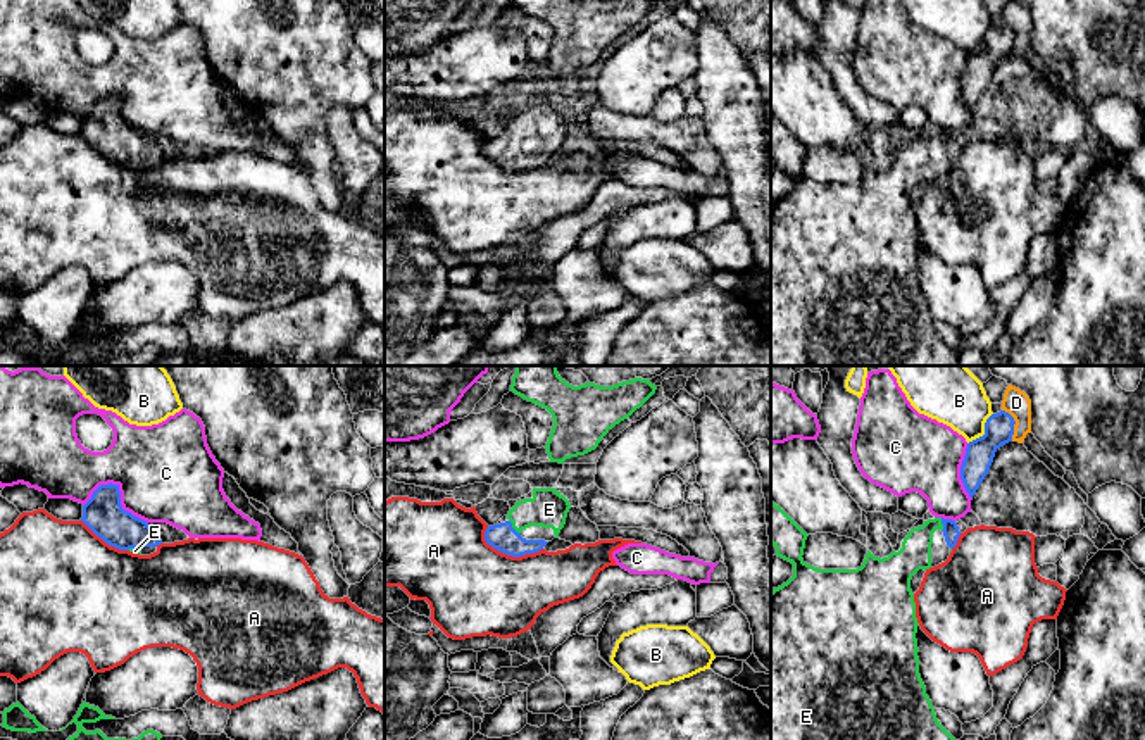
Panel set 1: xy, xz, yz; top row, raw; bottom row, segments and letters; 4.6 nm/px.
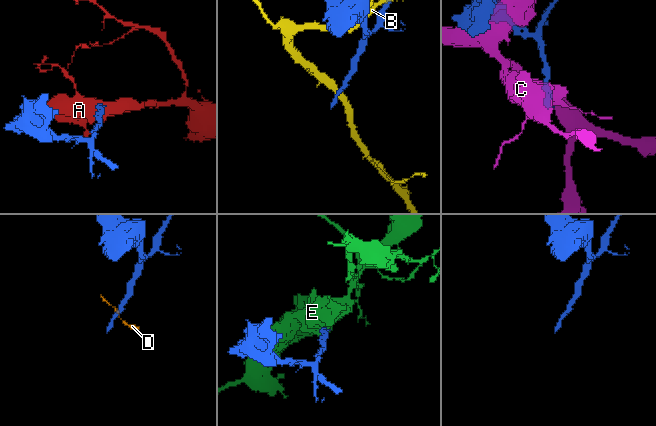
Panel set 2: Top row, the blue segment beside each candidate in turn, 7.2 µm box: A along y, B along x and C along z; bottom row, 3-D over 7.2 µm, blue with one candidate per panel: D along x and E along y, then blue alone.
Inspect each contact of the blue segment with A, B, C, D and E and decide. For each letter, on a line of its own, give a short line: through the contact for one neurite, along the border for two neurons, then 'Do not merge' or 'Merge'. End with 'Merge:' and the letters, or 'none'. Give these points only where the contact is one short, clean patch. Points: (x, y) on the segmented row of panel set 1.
A: Line: xz (483, 532), (488, 544), (513, 556), (542, 549). Do not merge
B: Do not merge
C: Do not merge
D: Line: yz (1002, 409), (1014, 421), (1013, 440). Do not merge
E: Line: xz (502, 537), (511, 526), (526, 513), (549, 509). Merge
Merge: E

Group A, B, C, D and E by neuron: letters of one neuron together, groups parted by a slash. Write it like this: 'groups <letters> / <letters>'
groups A / B / C / D / E

